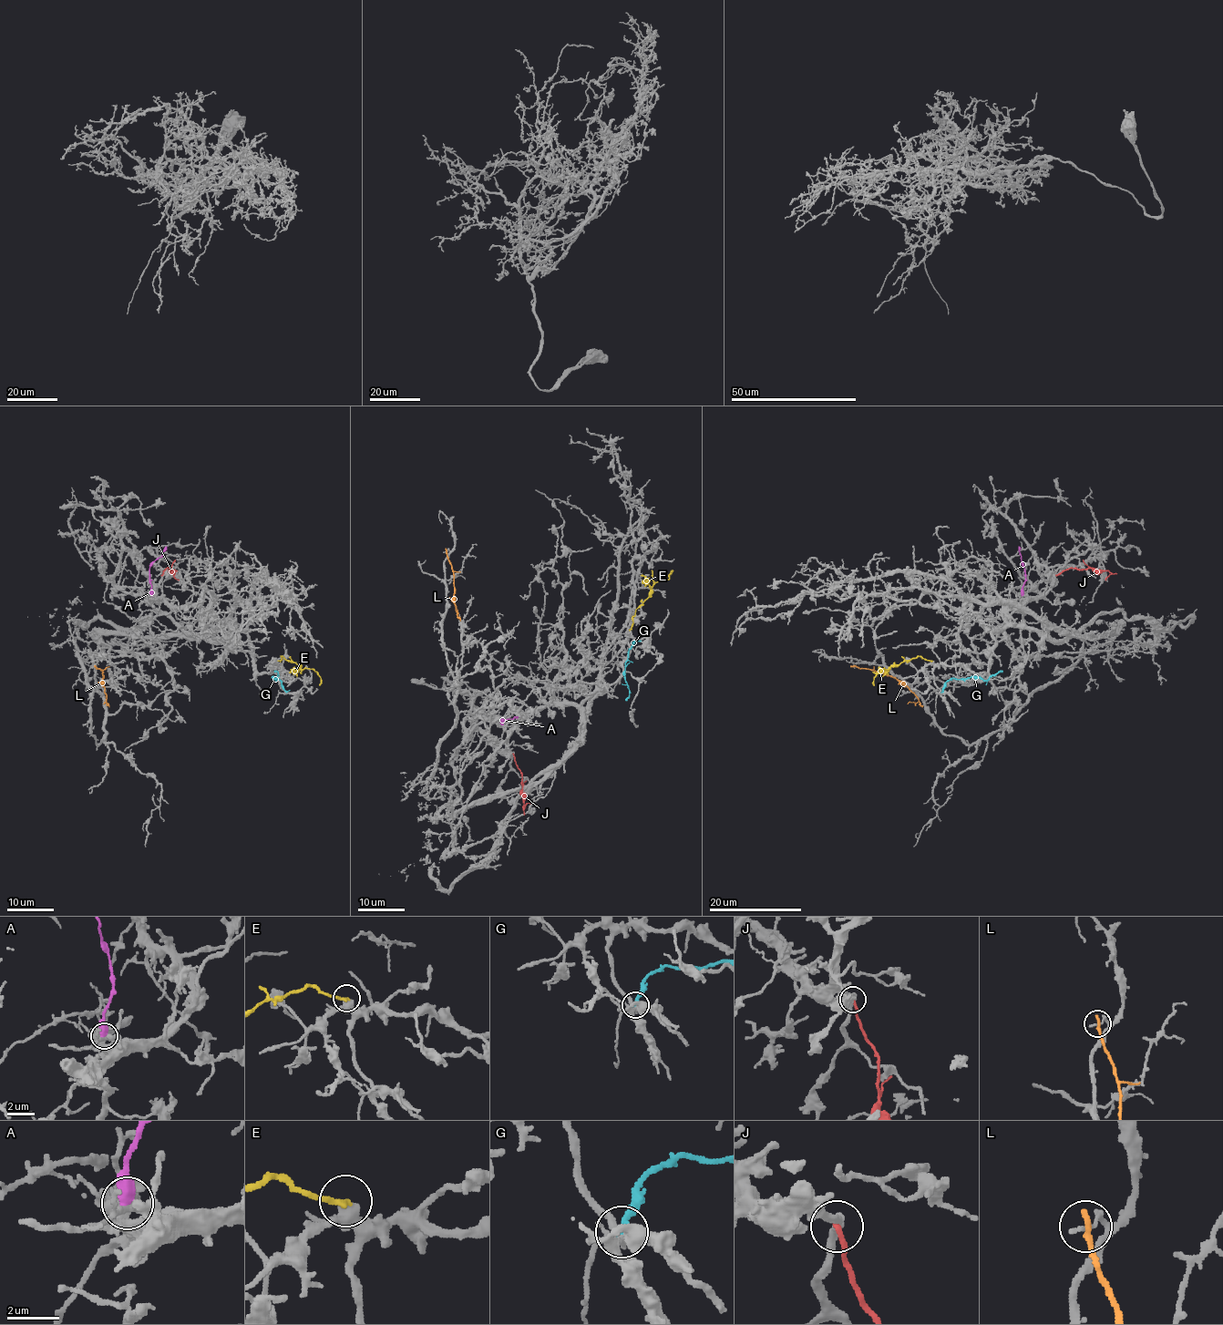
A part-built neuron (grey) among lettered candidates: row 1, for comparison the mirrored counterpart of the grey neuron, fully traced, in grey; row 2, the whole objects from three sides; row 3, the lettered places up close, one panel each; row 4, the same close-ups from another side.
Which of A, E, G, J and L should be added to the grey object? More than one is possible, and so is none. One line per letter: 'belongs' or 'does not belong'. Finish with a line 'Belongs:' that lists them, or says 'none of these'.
A: does not belong
E: belongs
G: does not belong
J: does not belong
L: does not belong
Belongs: E

